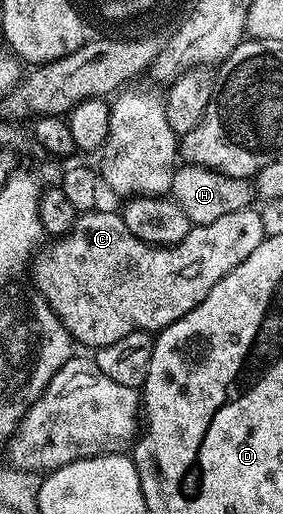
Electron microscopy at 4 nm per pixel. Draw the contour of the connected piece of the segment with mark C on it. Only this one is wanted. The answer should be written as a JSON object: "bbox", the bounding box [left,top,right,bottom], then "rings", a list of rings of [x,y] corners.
{"bbox":[33,207,264,350],"rings":[[[99,207],[92,212],[80,212],[70,232],[60,236],[52,249],[44,248],[34,258],[33,283],[72,338],[78,344],[80,341],[97,350],[109,343],[117,343],[117,339],[133,331],[161,330],[193,311],[193,307],[197,307],[201,299],[205,299],[205,295],[209,295],[209,291],[213,291],[213,287],[237,267],[237,263],[245,263],[245,259],[253,255],[264,236],[259,209],[248,207],[221,215],[221,219],[213,223],[194,226],[176,245],[147,245],[125,227],[118,212],[106,213],[103,207]]]}

